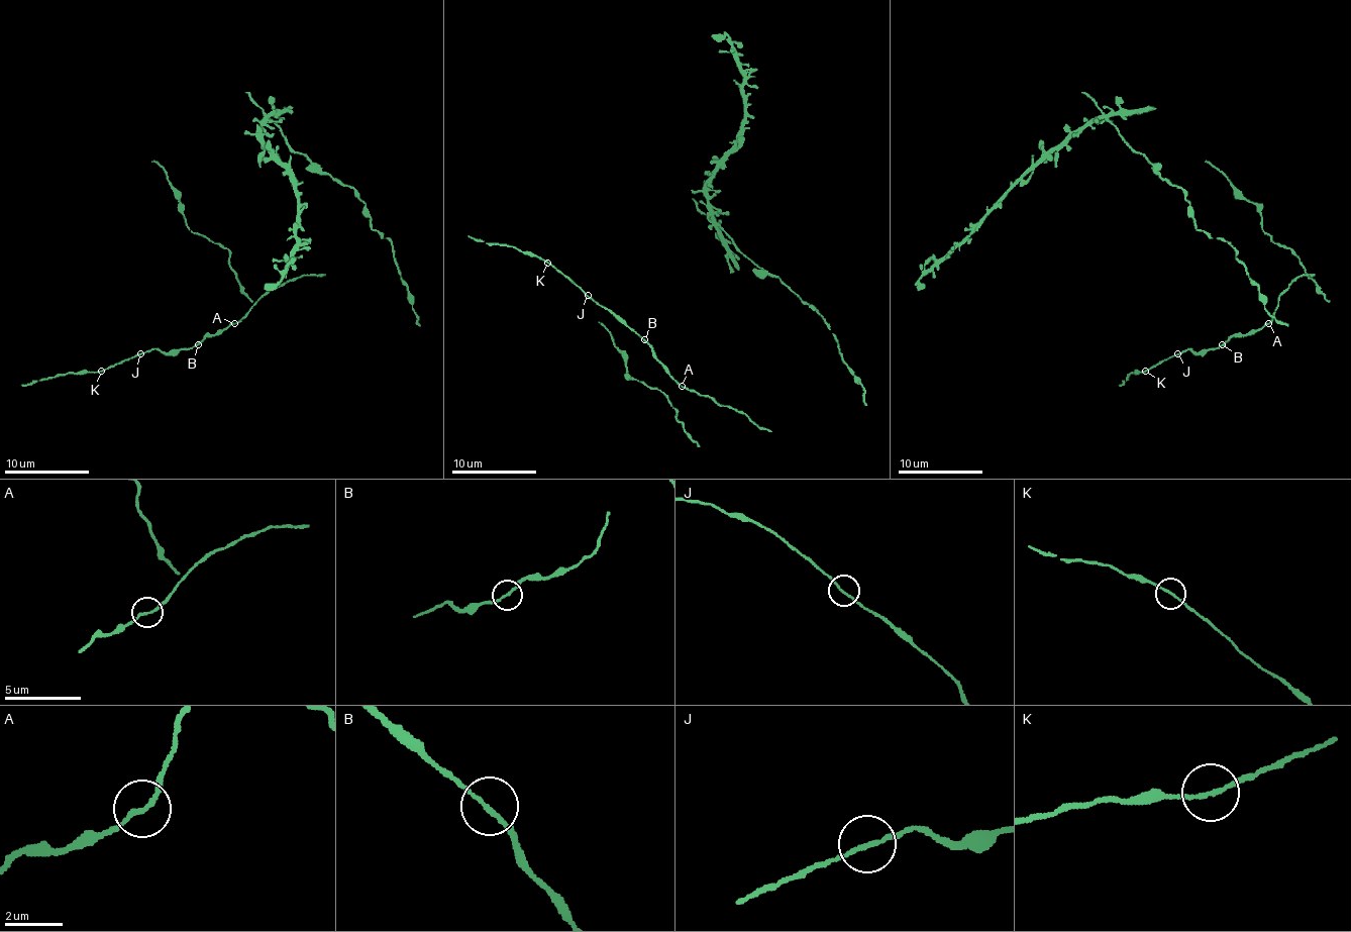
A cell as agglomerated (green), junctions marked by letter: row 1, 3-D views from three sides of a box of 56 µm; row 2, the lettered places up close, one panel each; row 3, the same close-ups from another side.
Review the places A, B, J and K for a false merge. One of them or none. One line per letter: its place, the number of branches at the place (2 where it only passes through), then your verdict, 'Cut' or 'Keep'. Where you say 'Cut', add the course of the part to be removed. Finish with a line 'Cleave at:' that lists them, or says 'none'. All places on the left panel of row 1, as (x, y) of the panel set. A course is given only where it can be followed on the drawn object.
A: Place: (234, 323). Branches: 2. Keep
B: Place: (198, 344). Branches: 2. Keep
J: Place: (140, 353). Branches: 2. Keep
K: Place: (101, 371). Branches: 2. Keep
Cleave at: none

